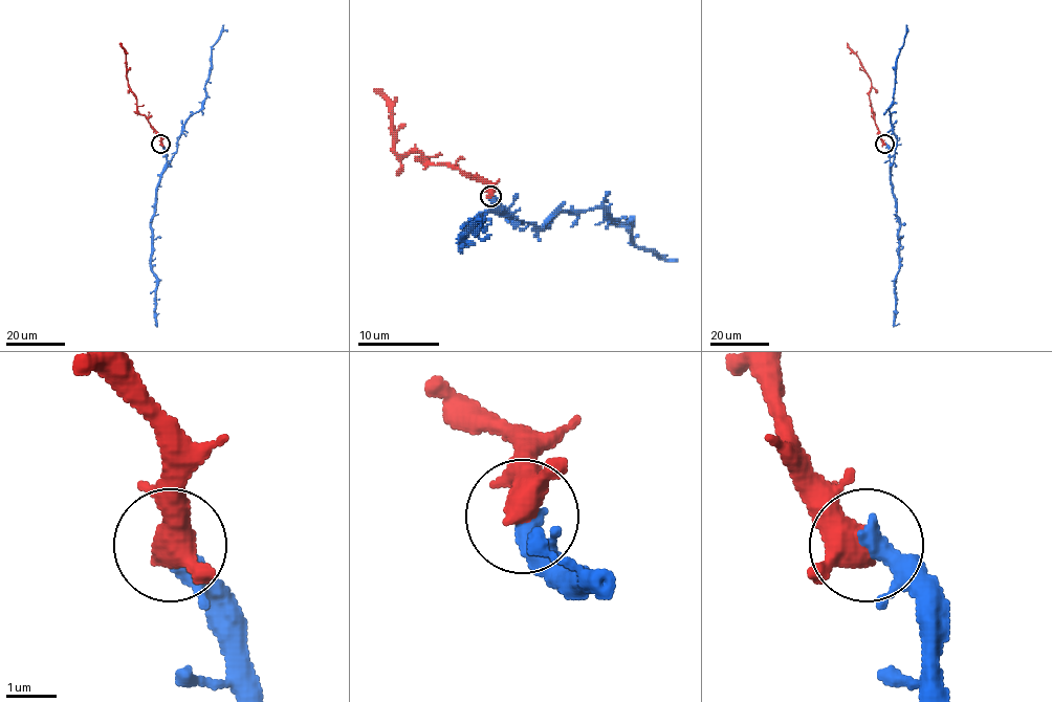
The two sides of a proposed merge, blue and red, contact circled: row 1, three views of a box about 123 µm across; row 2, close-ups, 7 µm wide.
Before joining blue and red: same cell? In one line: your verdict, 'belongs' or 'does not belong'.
belongs

